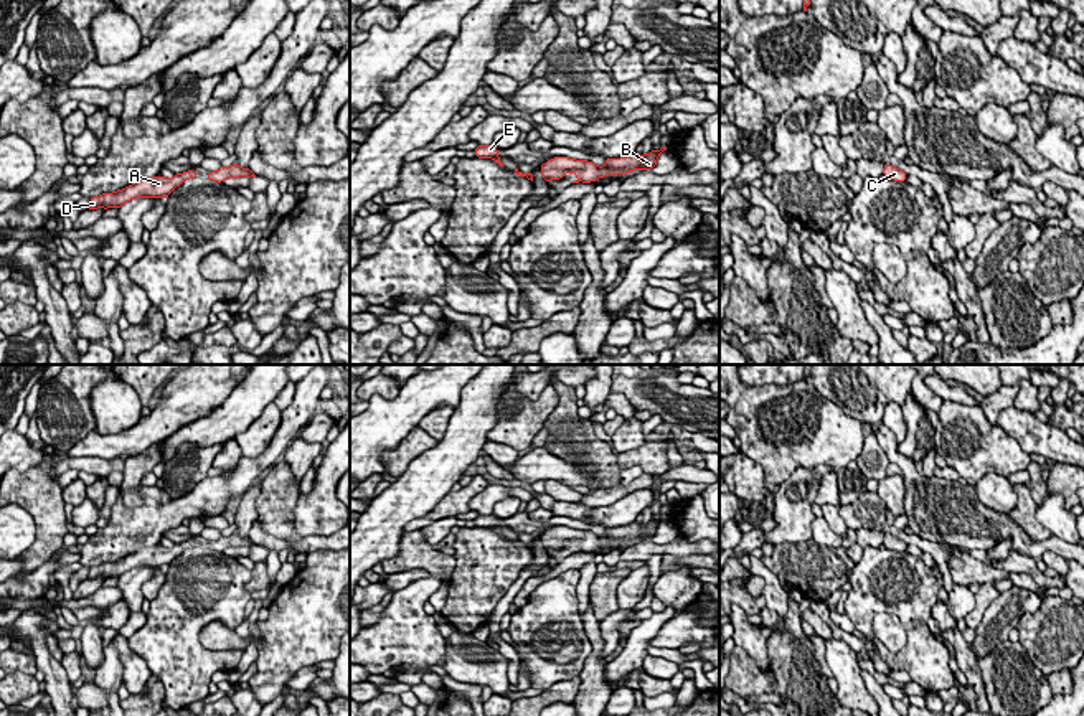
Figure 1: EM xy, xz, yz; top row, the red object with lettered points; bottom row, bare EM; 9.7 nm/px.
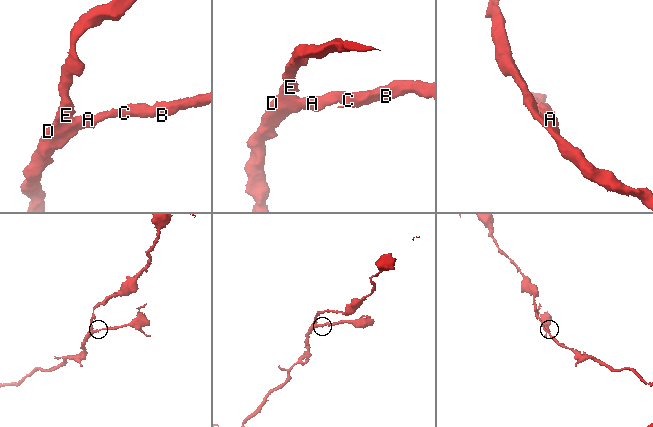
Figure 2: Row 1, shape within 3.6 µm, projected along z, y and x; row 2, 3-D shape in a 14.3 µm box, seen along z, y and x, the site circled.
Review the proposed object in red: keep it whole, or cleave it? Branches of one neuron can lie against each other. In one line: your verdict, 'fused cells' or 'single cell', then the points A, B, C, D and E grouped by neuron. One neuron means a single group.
single cell | A B C D E

